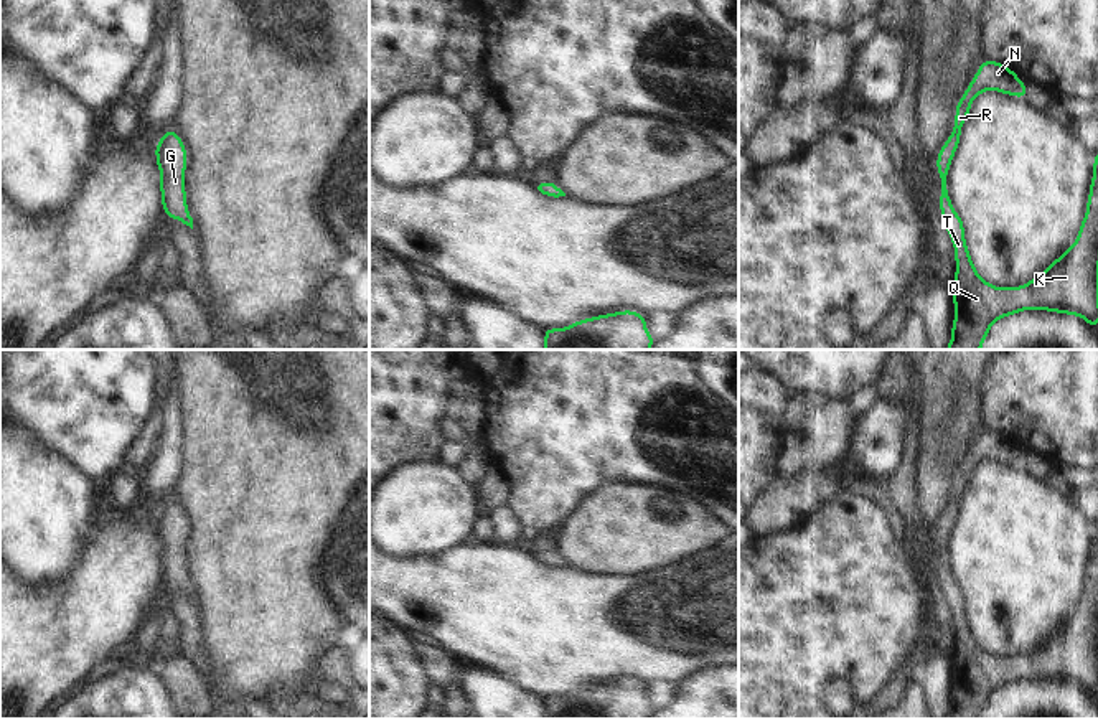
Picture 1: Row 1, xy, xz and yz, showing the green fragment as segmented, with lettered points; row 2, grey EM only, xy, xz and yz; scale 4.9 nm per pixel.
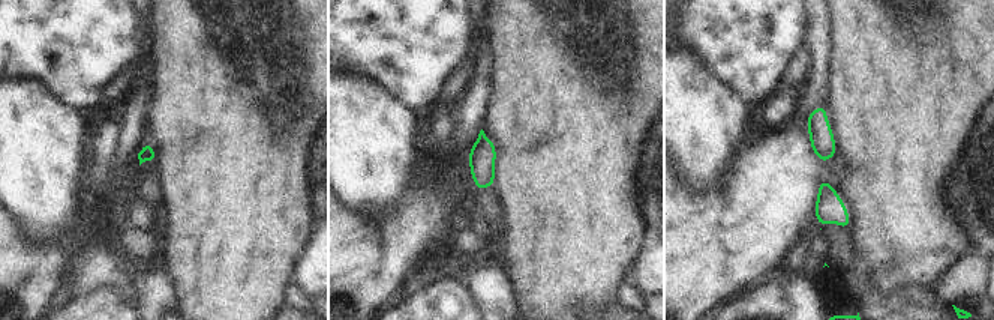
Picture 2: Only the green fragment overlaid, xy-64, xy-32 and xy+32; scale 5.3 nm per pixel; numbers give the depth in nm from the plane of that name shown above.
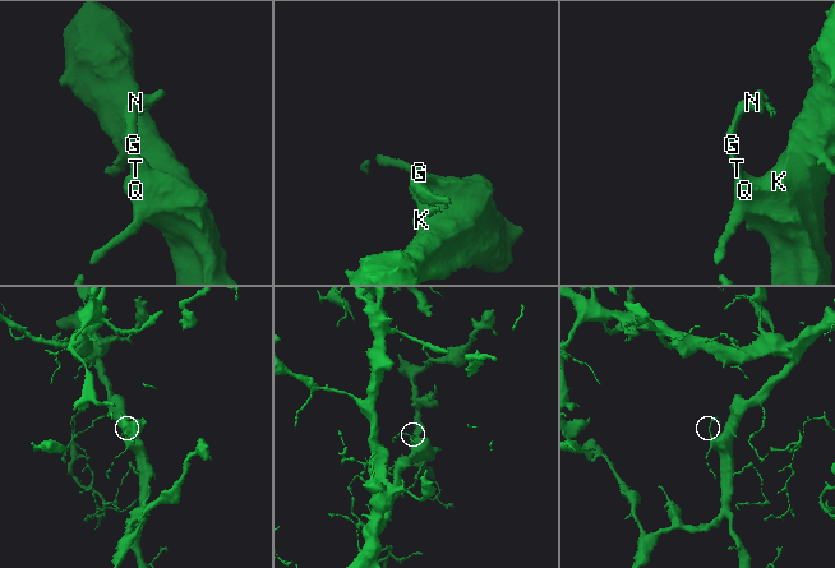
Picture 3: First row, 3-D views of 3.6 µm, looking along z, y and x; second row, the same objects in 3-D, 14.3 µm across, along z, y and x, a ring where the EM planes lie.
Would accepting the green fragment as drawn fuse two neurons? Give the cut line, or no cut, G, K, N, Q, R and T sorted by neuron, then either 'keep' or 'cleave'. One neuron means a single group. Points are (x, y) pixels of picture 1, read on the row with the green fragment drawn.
no cut; G K N Q R T; keep

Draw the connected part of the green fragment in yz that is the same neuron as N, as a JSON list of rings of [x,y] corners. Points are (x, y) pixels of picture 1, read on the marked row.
[[[984,59],[964,94],[956,102],[950,137],[936,153],[940,175],[941,221],[955,247],[956,272],[951,285],[955,320],[945,350],[981,350],[991,327],[1024,310],[1044,310],[1083,318],[1093,330],[1098,325],[1098,153],[1093,157],[1093,178],[1086,213],[1075,242],[1032,280],[1019,287],[996,287],[976,270],[964,239],[964,224],[948,193],[948,170],[961,142],[973,101],[984,91],[1027,97],[1025,81],[1009,66]]]

